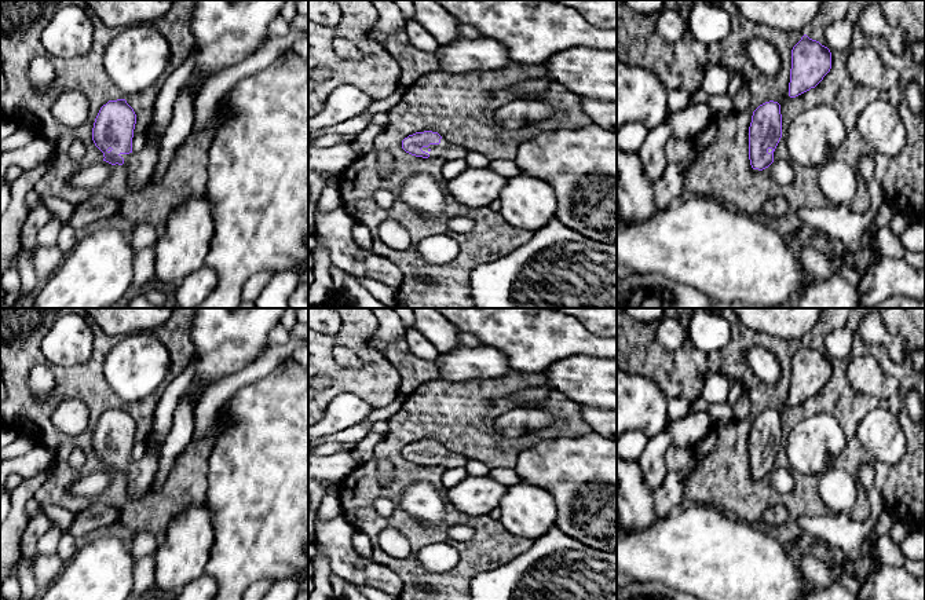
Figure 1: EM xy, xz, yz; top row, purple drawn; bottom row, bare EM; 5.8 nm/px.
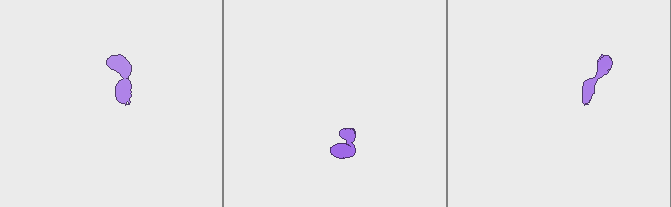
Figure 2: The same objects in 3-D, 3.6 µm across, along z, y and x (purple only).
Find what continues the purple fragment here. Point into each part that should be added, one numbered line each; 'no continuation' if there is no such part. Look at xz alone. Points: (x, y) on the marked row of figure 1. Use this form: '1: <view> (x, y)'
1: xz (446, 150)

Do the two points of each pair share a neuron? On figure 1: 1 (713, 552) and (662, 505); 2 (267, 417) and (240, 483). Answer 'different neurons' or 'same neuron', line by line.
1: different neurons
2: same neuron

